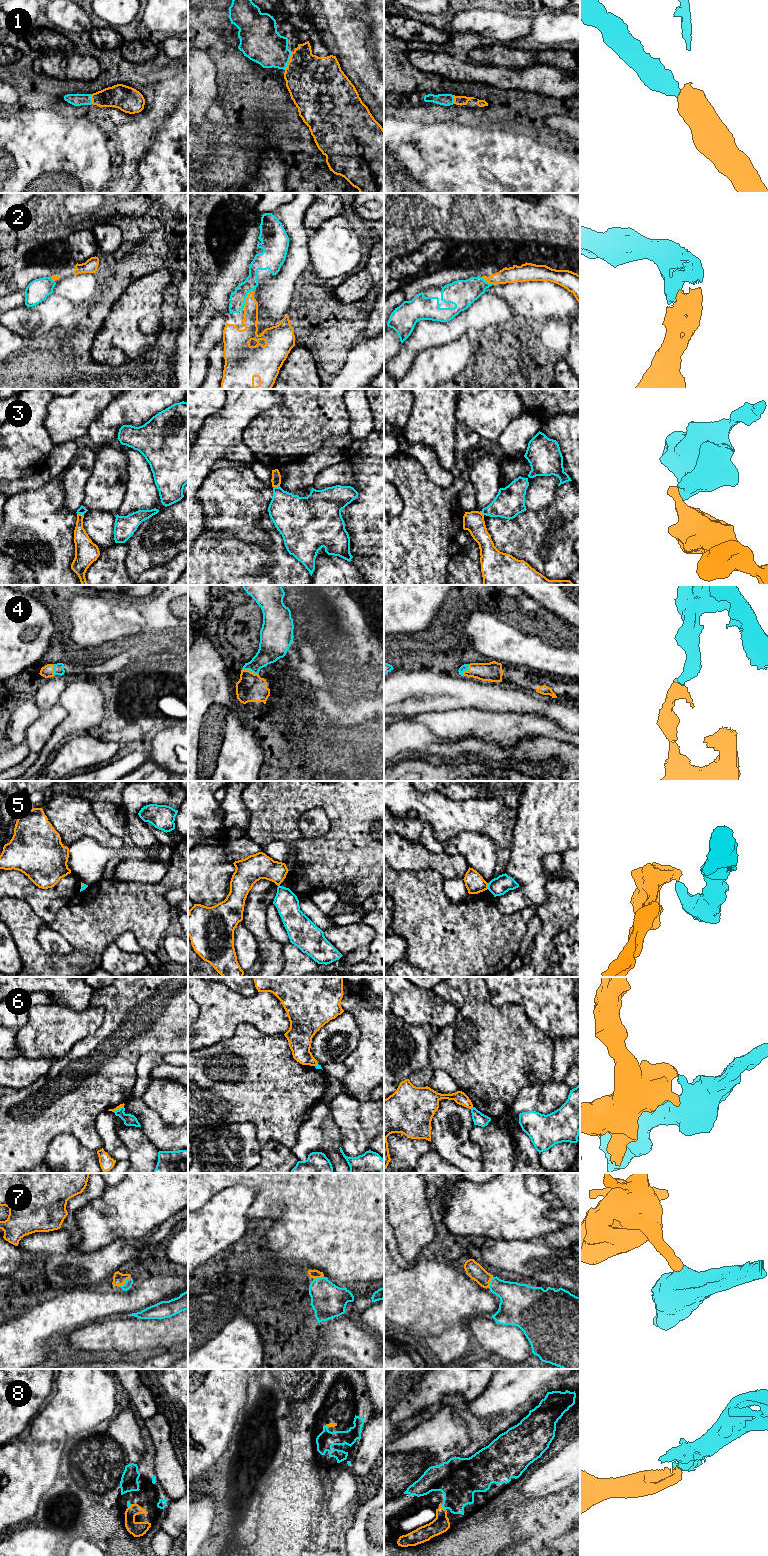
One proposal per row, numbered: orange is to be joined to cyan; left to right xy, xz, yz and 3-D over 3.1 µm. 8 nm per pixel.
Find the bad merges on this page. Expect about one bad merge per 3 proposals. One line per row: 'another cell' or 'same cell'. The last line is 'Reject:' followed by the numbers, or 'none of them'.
1: same cell
2: same cell
3: another cell
4: same cell
5: another cell
6: another cell
7: same cell
8: same cell
Reject: 3, 5, 6

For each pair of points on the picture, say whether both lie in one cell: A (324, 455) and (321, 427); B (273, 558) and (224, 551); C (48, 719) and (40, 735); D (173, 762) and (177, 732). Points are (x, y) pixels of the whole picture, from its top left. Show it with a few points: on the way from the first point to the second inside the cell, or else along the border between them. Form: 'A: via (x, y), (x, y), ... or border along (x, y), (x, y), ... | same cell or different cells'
A: border along (344, 434), (330, 436), (320, 448), (303, 457) | different cells
B: via (261, 558), (236, 558) | same cell
C: via (47, 723), (40, 731) | same cell
D: via (170, 755), (170, 739) | same cell

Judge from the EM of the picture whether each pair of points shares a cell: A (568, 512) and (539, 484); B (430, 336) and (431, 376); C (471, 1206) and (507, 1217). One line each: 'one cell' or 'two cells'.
A: two cells
B: two cells
C: one cell

